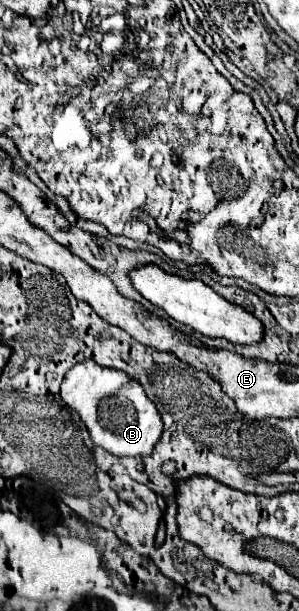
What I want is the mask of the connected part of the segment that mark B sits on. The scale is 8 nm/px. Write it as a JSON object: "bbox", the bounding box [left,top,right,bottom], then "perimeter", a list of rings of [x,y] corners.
{"bbox":[59,361,163,457],"perimeter":[[[95,361],[77,363],[65,373],[59,395],[67,407],[79,413],[93,443],[113,455],[145,457],[161,437],[163,423],[157,407],[149,401],[139,381],[127,377],[123,371],[101,367]]]}

